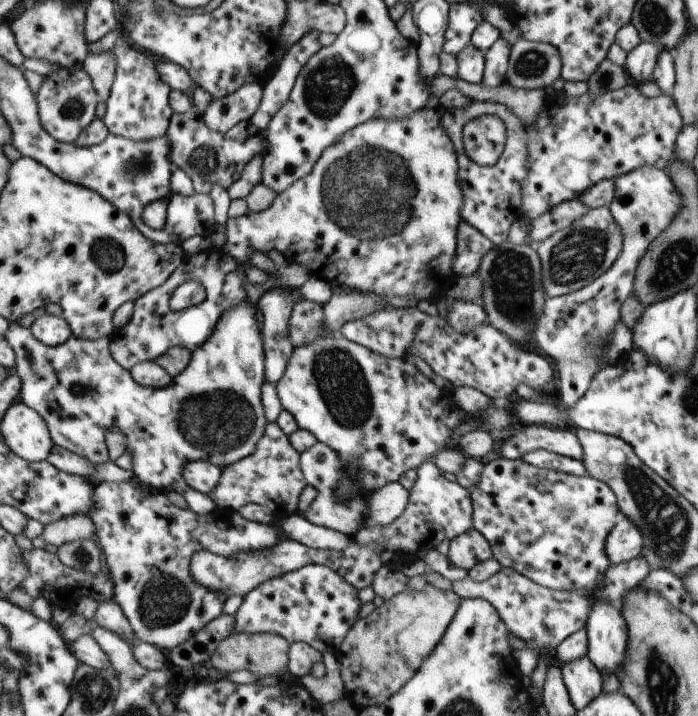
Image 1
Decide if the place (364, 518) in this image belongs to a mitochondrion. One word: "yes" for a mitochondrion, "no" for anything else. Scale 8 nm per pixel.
no

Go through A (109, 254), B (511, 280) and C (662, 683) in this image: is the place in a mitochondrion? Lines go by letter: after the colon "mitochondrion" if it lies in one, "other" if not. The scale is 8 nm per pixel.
A: mitochondrion
B: mitochondrion
C: mitochondrion

